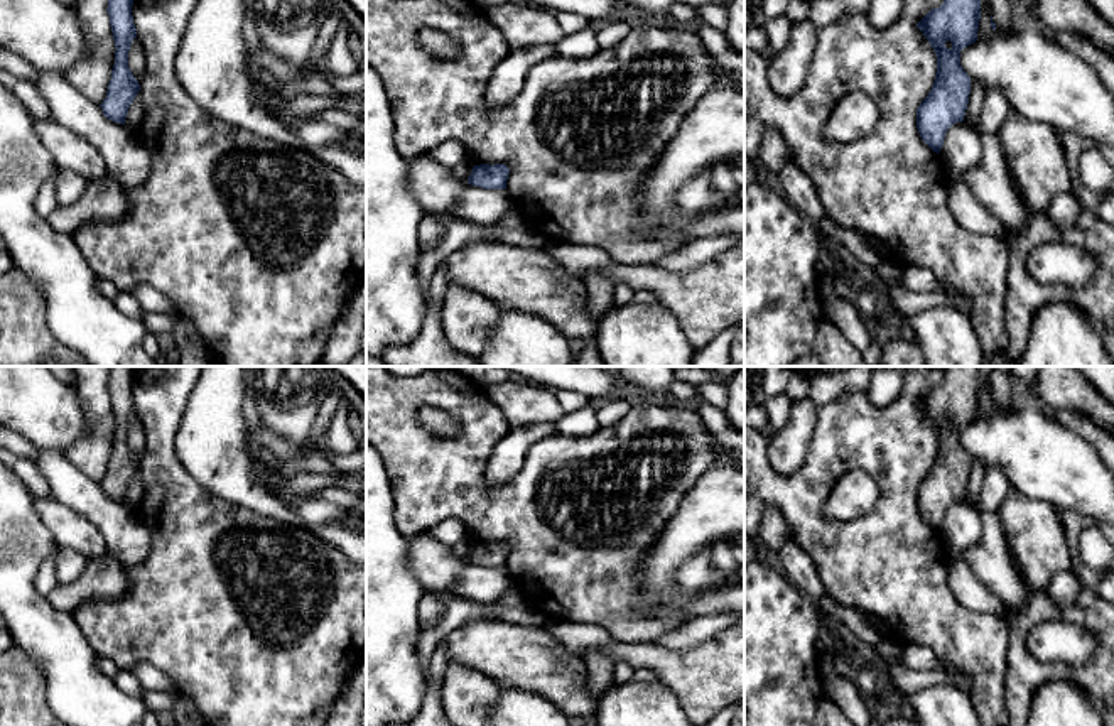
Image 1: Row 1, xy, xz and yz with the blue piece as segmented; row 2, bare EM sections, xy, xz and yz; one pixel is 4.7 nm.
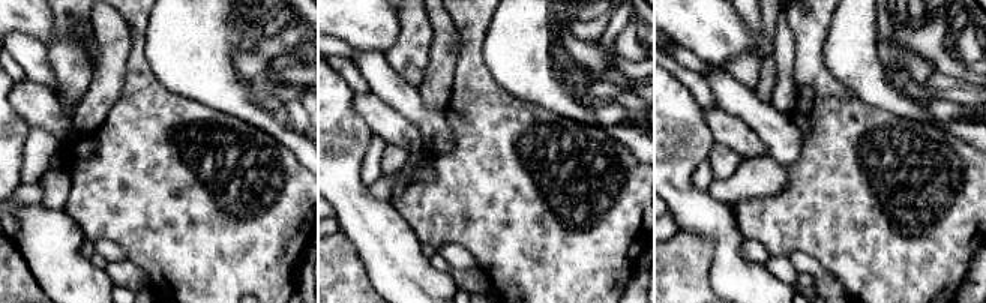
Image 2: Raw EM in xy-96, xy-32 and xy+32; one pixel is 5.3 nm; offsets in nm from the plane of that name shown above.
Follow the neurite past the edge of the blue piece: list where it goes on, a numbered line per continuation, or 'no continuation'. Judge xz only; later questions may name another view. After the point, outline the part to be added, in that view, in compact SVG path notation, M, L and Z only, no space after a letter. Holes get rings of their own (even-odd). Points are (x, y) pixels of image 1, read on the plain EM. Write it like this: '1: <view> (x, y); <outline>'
no continuation

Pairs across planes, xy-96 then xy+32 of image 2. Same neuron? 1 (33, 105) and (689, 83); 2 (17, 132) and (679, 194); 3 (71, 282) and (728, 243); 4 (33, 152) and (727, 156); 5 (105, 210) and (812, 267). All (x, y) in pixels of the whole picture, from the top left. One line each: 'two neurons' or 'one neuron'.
1: two neurons
2: one neuron
3: one neuron
4: two neurons
5: two neurons

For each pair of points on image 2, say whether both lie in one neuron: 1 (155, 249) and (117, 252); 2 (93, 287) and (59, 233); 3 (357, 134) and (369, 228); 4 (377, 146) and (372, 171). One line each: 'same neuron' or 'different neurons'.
1: different neurons
2: same neuron
3: same neuron
4: same neuron

